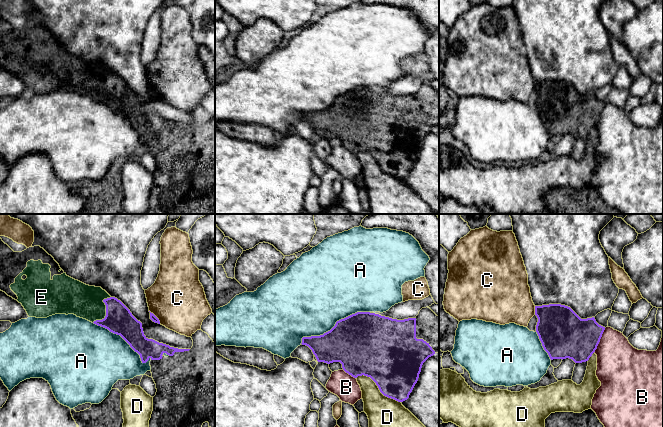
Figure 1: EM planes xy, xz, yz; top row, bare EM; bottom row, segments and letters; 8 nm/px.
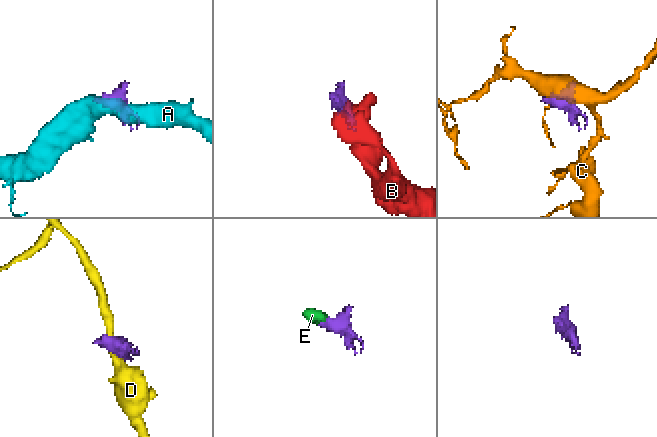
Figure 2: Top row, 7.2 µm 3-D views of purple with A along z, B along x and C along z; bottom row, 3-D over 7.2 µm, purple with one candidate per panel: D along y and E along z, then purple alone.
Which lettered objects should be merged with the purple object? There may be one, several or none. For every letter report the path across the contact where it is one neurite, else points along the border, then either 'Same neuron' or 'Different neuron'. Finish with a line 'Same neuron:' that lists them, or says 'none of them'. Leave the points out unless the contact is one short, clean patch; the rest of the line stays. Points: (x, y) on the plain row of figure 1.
A: Different neuron
B: Boundary: yz (605, 104), (597, 124), (593, 128). Different neuron
C: Different neuron
D: Different neuron
E: Same neuron
Same neuron: E

